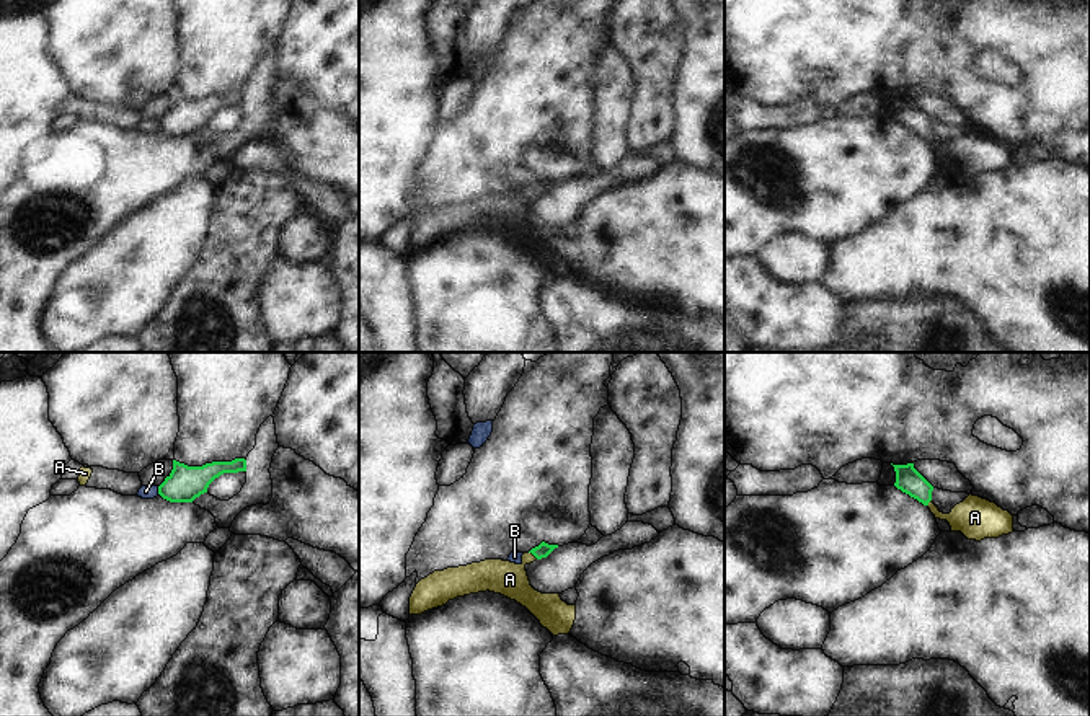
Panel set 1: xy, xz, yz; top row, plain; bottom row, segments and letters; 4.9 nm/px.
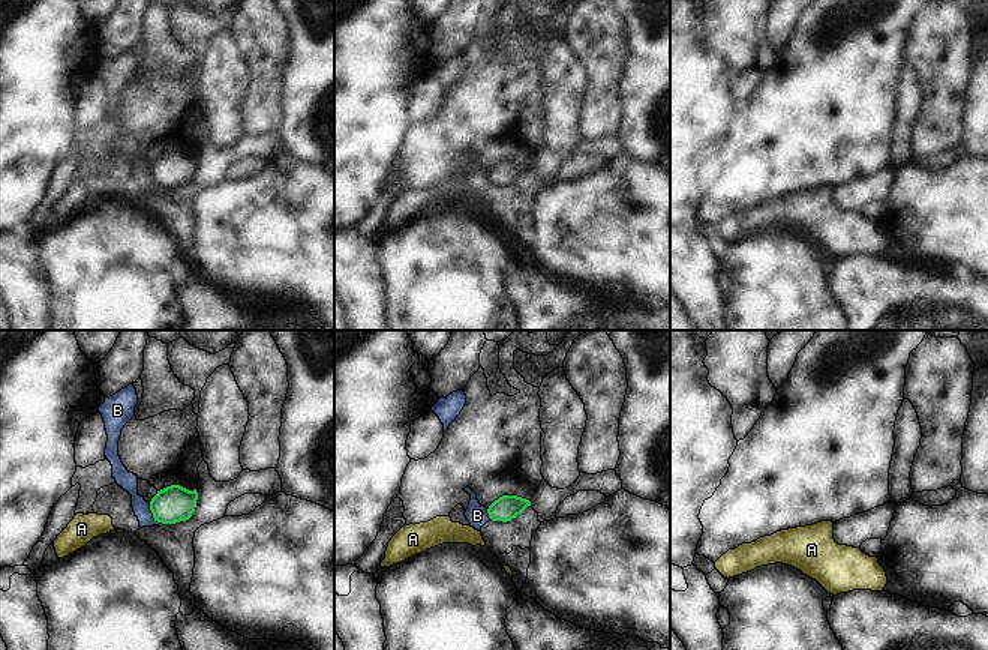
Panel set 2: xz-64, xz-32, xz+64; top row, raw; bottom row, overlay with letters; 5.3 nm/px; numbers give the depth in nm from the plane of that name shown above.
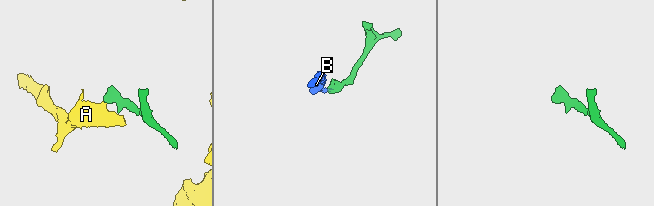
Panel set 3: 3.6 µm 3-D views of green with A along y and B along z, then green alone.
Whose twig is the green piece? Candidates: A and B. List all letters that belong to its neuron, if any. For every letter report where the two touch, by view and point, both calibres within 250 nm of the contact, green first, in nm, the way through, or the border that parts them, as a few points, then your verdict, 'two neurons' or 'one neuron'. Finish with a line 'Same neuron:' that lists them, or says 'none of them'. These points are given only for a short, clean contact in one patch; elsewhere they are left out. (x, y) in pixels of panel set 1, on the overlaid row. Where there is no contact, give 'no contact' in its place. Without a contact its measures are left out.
A: contact xz (534, 555); calibres 70 and 170 nm; way xz (542, 550), (534, 555), (509, 579); one neuron
B: contact xy (159, 491); calibres 180 and 60 nm; border xy (157, 486), (160, 495); two neurons
Same neuron: A

